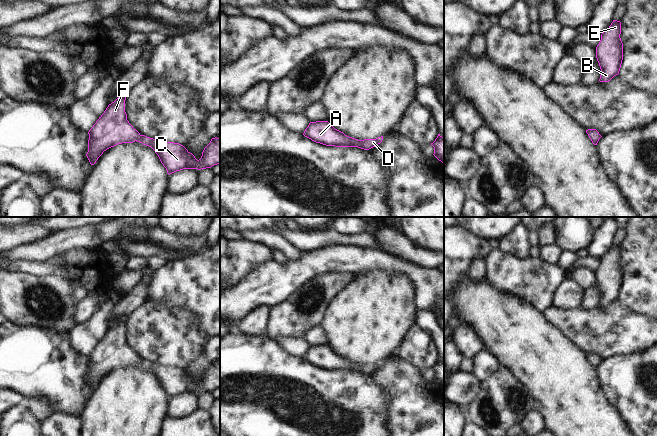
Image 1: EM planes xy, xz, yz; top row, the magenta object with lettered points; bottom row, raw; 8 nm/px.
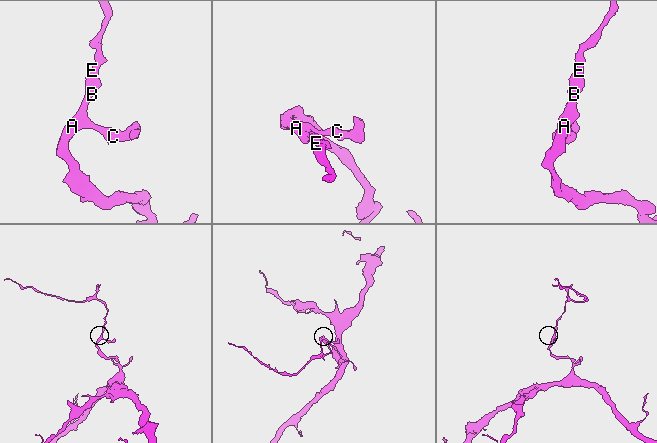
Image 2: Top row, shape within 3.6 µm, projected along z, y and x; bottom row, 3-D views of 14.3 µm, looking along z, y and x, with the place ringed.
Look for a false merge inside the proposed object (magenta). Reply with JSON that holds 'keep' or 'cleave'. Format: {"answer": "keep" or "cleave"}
{"answer": "keep"}

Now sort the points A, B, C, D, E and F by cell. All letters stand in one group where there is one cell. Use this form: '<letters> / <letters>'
A B C D E F

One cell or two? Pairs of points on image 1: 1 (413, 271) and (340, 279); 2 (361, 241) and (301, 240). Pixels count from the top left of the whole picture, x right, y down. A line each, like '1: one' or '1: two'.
1: two
2: one

